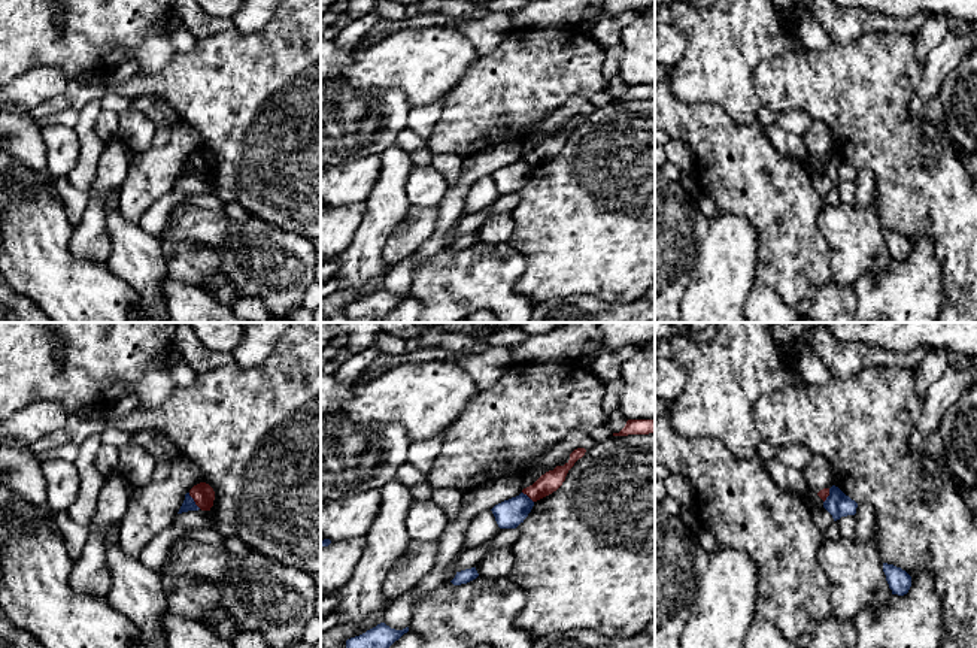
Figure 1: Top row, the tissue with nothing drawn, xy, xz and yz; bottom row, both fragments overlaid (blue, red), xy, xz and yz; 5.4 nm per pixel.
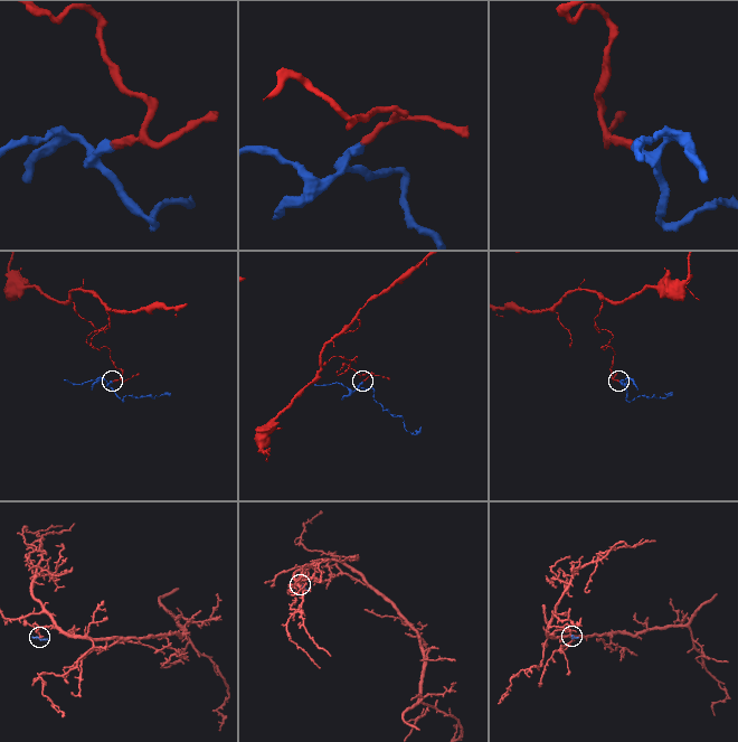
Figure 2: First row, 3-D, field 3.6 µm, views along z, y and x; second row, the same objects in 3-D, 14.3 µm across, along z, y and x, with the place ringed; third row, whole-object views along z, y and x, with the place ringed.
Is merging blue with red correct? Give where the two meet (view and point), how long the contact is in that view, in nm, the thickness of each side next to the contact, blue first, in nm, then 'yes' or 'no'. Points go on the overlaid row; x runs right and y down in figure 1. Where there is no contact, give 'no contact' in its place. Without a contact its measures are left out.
meets blue in xy at (193, 500); contact 110 nm long; 70 nm thick on the blue side, 120 nm on the other; no

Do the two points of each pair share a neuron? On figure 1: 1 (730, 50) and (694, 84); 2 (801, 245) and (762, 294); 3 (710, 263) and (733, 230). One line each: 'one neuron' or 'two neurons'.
1: one neuron
2: two neurons
3: one neuron

